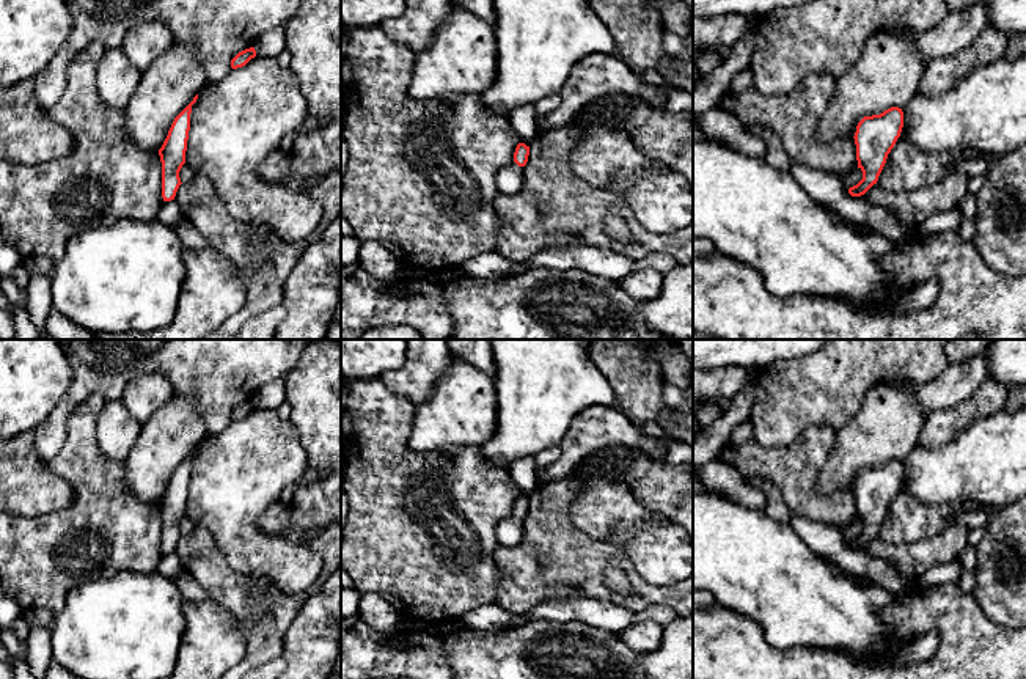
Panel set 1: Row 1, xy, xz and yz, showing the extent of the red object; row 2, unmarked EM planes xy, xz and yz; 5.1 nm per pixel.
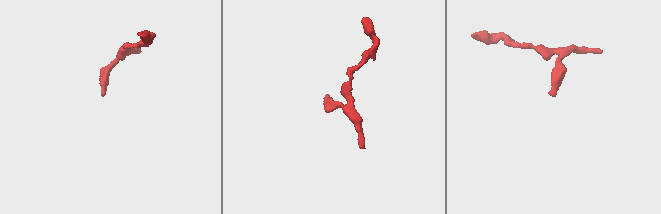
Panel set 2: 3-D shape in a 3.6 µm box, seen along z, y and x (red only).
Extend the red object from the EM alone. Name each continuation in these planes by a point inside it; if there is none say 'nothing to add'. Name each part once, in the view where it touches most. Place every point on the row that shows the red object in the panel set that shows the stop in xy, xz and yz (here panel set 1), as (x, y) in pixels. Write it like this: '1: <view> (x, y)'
1: xz (509, 179)

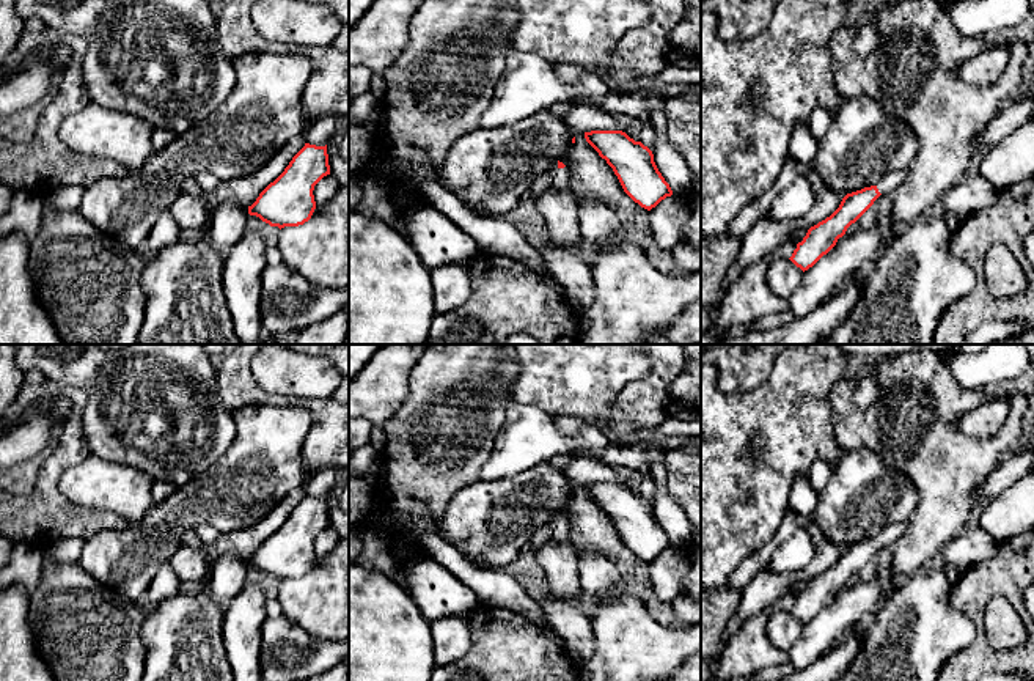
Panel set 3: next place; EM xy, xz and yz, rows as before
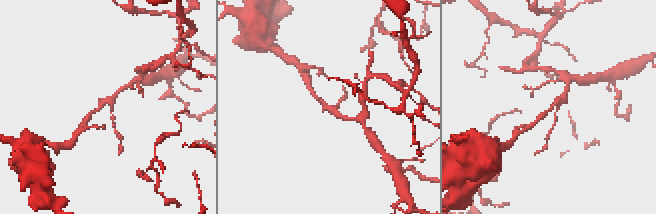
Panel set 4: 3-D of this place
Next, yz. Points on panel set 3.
1: yz (890, 183)

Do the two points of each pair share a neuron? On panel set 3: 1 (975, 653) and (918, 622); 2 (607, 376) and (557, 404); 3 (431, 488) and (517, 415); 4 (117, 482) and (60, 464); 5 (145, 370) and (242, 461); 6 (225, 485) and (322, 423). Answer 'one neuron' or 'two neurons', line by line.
1: two neurons
2: one neuron
3: two neurons
4: two neurons
5: two neurons
6: two neurons

